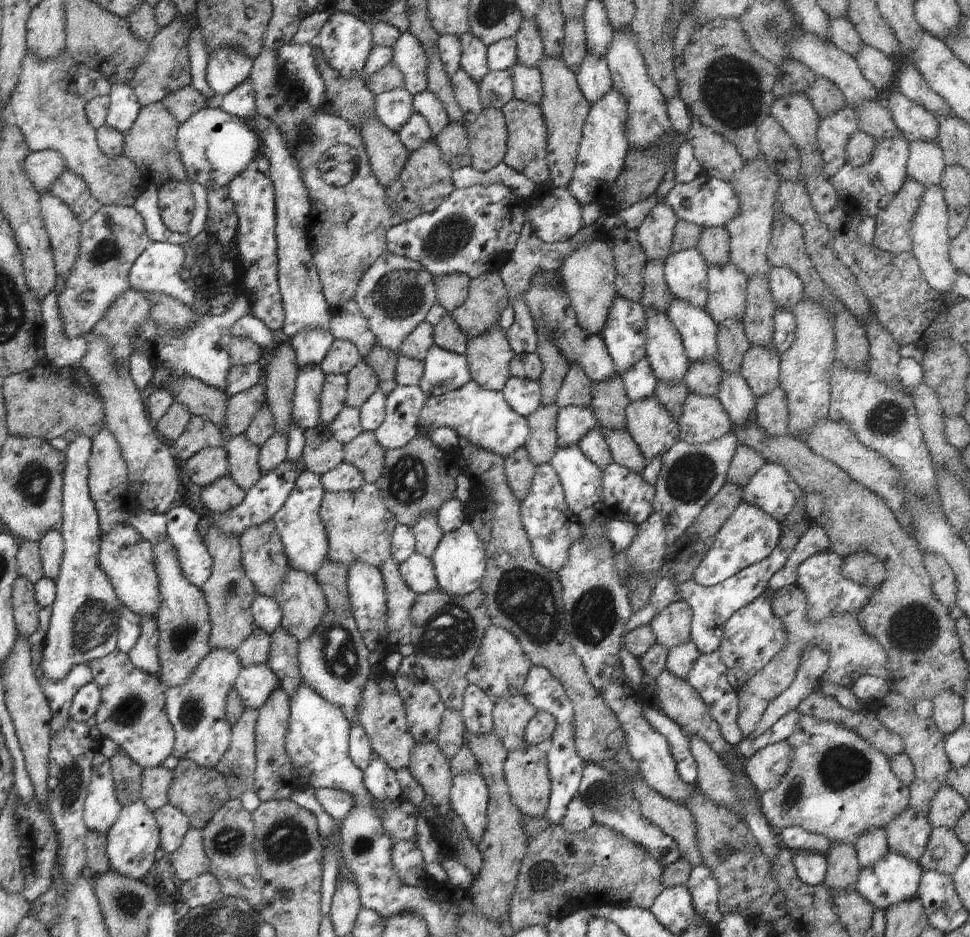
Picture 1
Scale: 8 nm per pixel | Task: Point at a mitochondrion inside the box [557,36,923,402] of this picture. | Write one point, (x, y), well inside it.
(731, 89)

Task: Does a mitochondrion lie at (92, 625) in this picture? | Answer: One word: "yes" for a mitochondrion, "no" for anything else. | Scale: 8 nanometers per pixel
yes

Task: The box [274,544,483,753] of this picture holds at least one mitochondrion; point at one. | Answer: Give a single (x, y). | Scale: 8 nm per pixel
(448, 633)

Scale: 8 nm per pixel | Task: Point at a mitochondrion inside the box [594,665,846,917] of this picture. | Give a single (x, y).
(722, 851)

